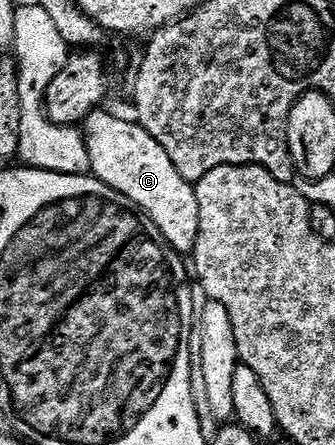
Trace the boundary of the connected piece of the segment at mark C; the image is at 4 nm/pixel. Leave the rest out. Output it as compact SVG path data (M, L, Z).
M102 107L95 109L80 125L88 149L90 173L126 198L135 210L141 211L145 220L175 254L193 254L198 234L198 204L194 185L185 181L180 171L176 171L172 159L168 159L168 151L164 151L164 147L148 135L145 127L133 120L121 121L104 110Z

